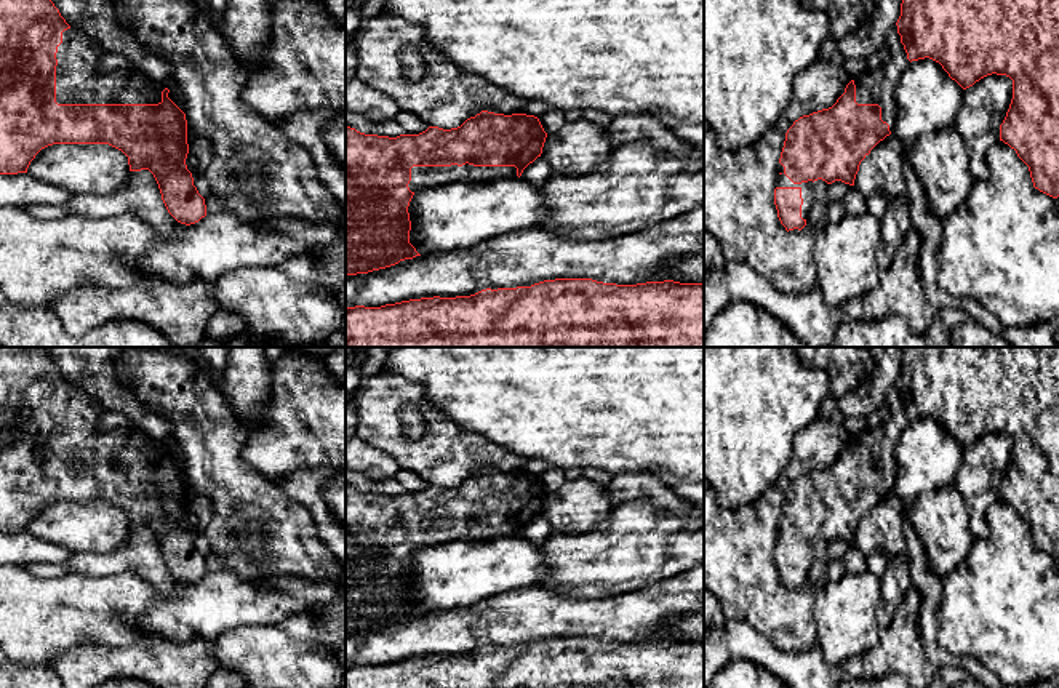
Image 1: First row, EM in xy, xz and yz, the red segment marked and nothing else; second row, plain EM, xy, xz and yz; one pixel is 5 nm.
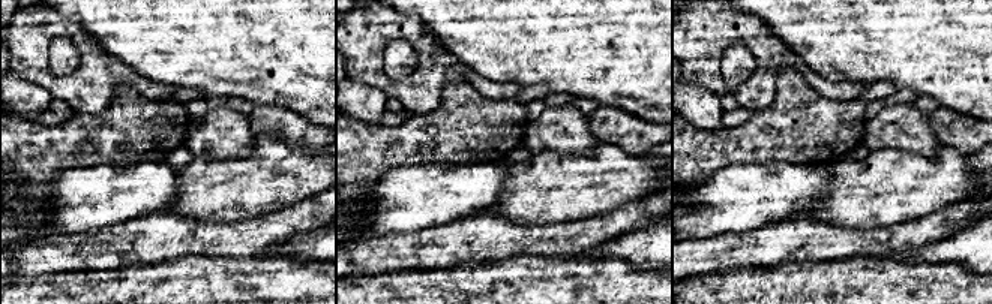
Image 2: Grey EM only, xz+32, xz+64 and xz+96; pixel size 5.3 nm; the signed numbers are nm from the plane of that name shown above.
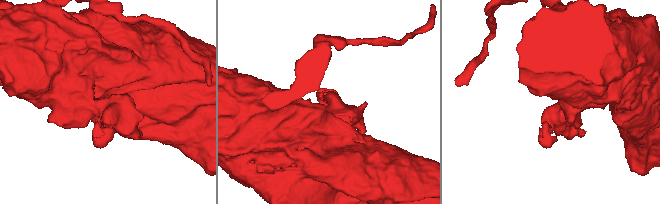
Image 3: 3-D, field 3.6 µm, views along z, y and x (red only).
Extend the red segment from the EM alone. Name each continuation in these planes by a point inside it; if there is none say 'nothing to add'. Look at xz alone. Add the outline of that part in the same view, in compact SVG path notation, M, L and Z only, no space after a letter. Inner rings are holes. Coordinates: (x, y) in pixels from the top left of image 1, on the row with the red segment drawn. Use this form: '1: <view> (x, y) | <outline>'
1: xz (421, 176) | M451 165L451 166L413 166L411 181L408 184L411 192L429 189L437 184L459 182L459 181L486 181L499 178L517 178L515 166L474 166L474 165Z

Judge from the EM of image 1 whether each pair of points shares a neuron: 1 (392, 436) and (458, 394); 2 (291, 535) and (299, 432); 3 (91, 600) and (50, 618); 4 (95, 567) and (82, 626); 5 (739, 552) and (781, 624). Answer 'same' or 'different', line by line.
1: different
2: different
3: same
4: different
5: same

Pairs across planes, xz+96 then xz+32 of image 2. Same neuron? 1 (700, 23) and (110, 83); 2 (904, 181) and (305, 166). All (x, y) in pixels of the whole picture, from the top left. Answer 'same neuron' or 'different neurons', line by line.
1: same neuron
2: same neuron

